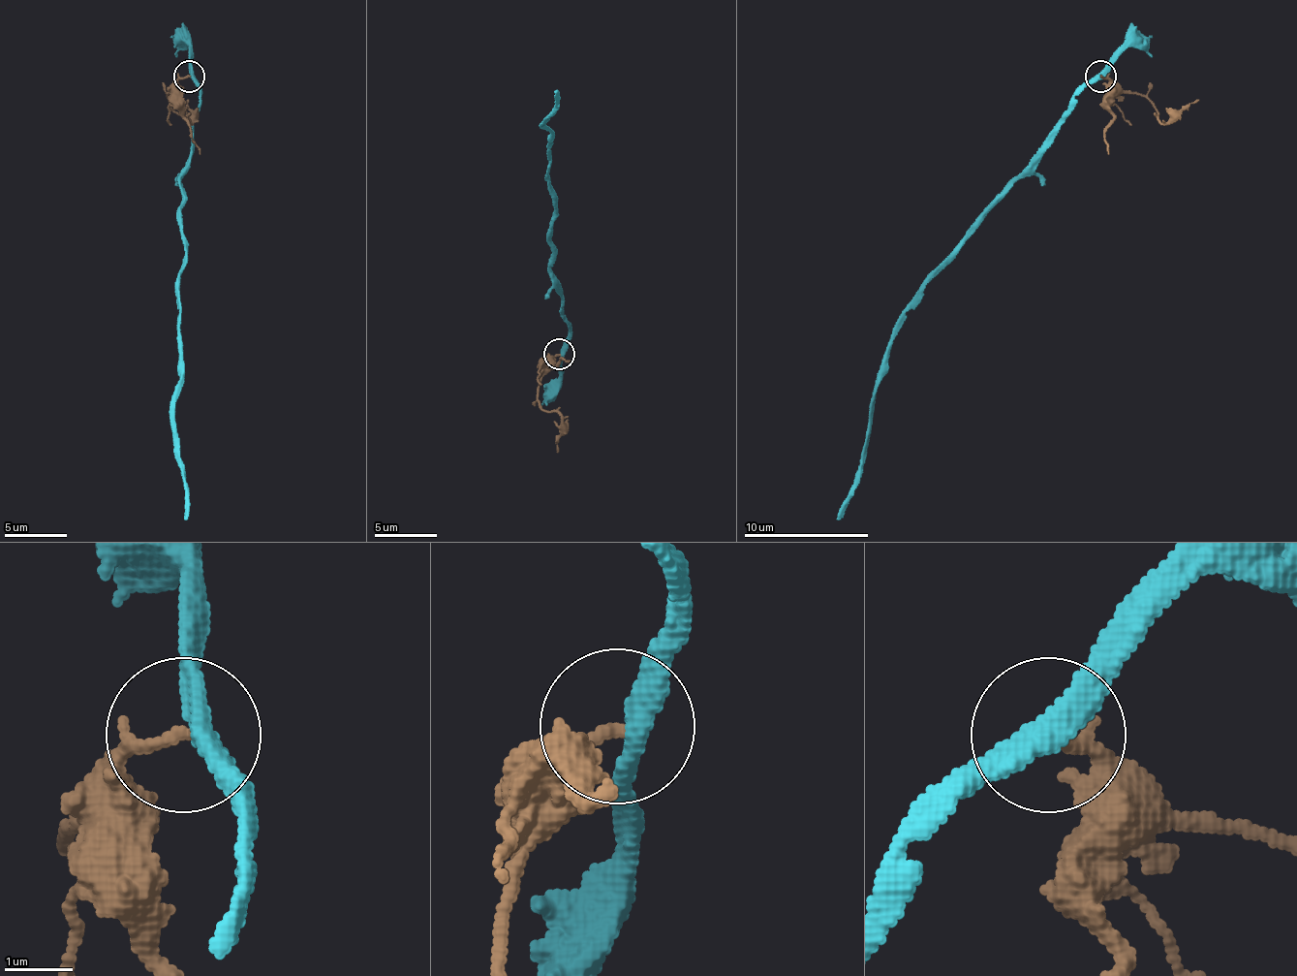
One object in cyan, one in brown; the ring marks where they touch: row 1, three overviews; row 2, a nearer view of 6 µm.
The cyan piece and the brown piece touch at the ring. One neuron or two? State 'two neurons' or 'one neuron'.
one neuron

